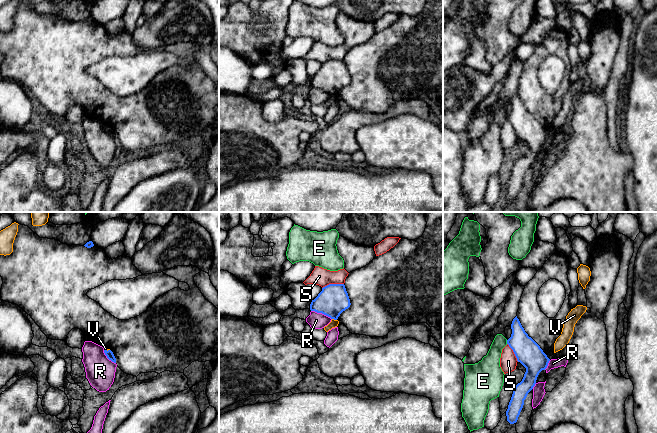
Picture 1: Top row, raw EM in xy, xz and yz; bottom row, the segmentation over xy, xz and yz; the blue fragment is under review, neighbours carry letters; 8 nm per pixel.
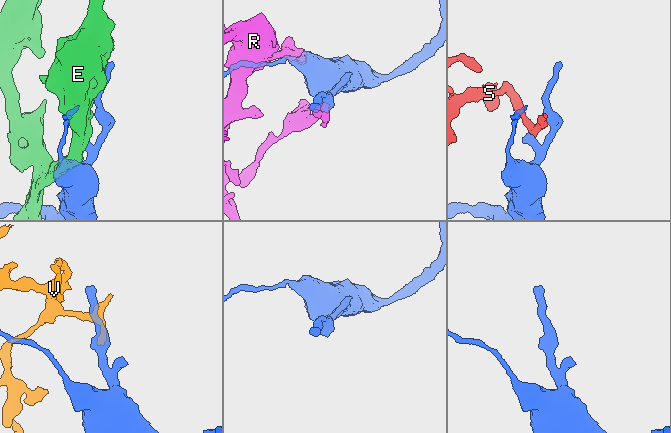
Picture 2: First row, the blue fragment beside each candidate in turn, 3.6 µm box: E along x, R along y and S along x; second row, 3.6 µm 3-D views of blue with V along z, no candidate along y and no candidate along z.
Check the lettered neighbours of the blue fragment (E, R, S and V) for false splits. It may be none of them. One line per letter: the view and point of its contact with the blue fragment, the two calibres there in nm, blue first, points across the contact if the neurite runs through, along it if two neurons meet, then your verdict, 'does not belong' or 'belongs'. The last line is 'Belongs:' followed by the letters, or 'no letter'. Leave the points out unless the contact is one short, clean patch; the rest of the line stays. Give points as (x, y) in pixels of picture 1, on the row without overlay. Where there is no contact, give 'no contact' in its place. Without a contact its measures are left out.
E: contact yz (507, 118); calibres 200 and 180 nm; does not belong
R: contact xz (321, 88); calibres 240 and 130 nm; does not belong
S: contact xz (332, 60); calibres 240 and 140 nm; does not belong
V: contact xz (334, 95); calibres 240 and 60 nm; border xz (332, 94), (336, 96); does not belong
Belongs: no letter

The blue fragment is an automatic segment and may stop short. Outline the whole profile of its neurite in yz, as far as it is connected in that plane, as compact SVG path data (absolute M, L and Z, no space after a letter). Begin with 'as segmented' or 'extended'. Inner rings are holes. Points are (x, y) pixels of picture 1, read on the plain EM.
as segmented | M517 92L512 97L511 105L512 110L507 116L507 120L513 126L517 137L526 144L522 157L513 166L506 187L507 197L514 200L518 196L524 176L535 162L539 149L547 144L550 135L540 122L528 112Z

